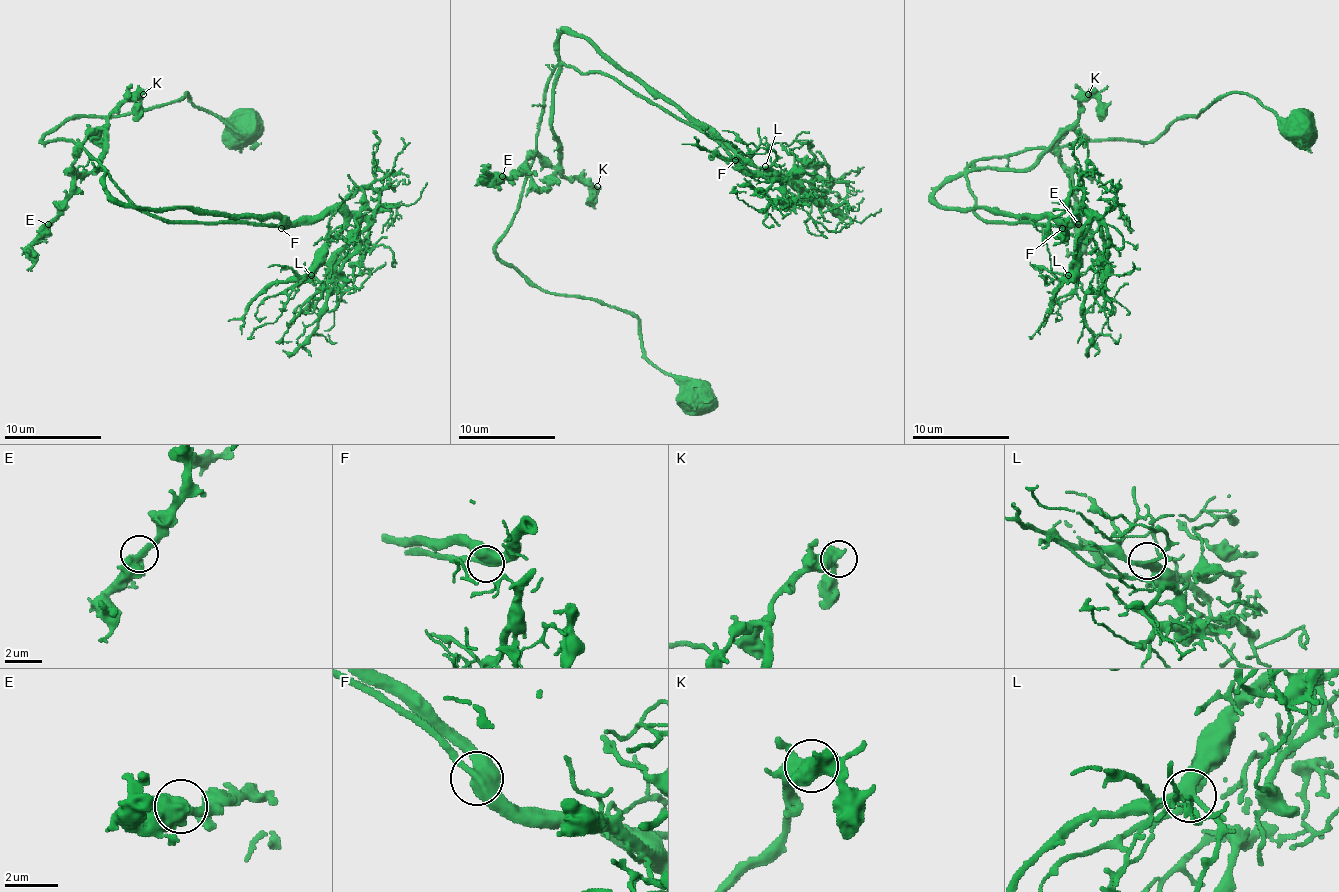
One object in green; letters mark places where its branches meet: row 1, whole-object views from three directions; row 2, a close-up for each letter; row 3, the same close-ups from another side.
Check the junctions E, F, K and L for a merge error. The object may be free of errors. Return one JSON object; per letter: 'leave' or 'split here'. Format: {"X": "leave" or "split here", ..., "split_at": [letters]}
{"E": "leave", "F": "leave", "K": "leave", "L": "leave", "split_at": []}

